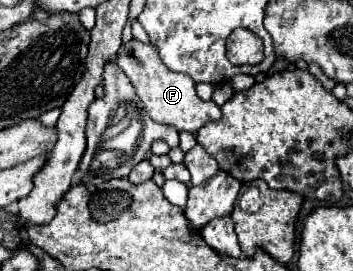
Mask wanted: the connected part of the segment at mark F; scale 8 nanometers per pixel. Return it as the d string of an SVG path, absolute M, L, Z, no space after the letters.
M131 38L119 48L115 62L123 70L123 74L131 80L147 114L159 124L173 124L179 132L187 130L195 134L203 124L221 118L221 110L213 100L205 102L197 96L195 82L191 76L175 74L169 68L165 68L157 46L153 46L151 42L139 42L137 38Z

